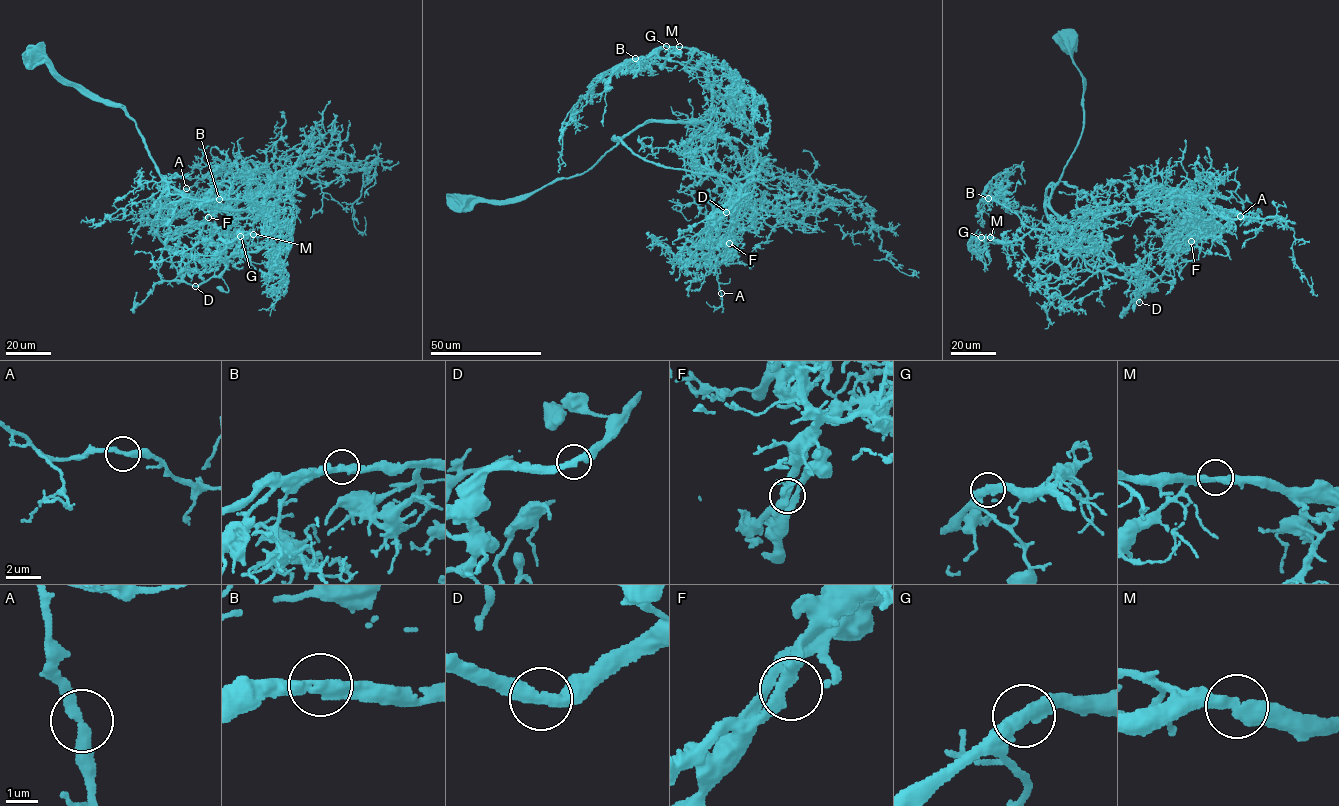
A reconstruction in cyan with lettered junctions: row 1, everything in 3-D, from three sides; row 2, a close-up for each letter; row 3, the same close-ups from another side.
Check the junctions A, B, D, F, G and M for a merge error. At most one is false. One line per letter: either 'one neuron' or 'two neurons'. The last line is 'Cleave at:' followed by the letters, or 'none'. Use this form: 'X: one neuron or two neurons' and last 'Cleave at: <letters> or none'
A: one neuron
B: one neuron
D: one neuron
F: one neuron
G: one neuron
M: one neuron
Cleave at: none

